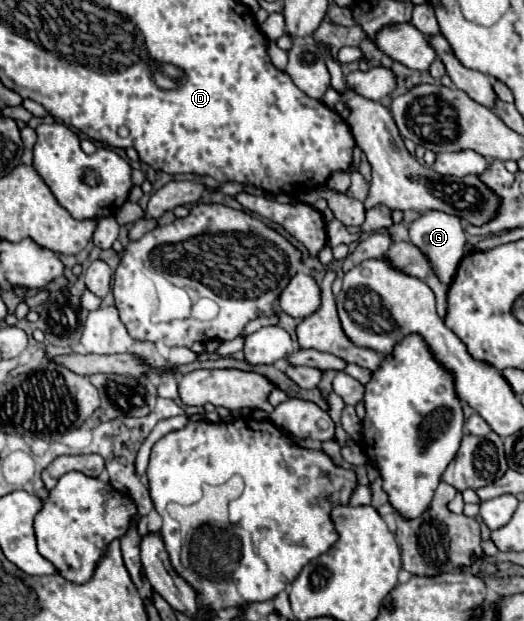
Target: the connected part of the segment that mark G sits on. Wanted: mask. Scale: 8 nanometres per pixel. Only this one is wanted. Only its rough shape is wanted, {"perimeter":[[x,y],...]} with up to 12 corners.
{"perimeter":[[425,212],[411,222],[411,242],[445,284],[467,244],[461,220]]}

